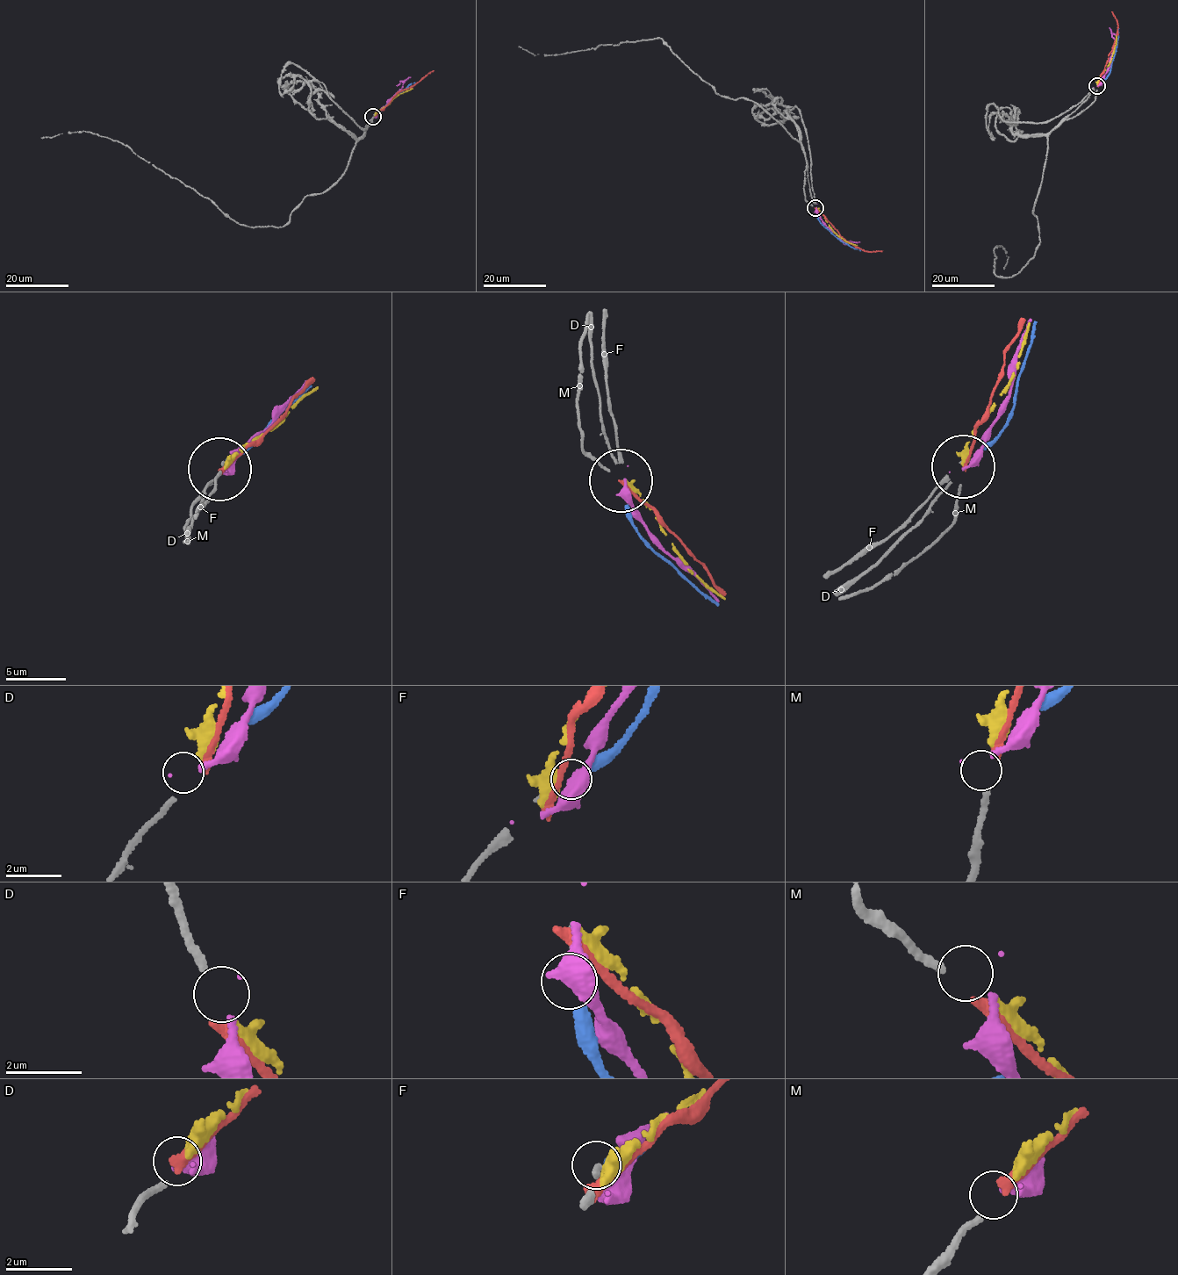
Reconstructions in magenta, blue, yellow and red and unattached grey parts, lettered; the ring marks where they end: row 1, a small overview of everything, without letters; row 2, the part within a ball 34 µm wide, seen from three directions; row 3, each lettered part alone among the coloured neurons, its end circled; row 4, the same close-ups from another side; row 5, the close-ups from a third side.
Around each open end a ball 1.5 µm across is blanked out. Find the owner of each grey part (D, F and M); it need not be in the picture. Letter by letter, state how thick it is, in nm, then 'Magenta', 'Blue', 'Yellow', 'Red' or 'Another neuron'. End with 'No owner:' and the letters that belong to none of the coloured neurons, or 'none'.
D: Thickness 190 nm. Another neuron
F: Thickness 180 nm. Blue
M: Thickness 190 nm. Red
No owner: D

